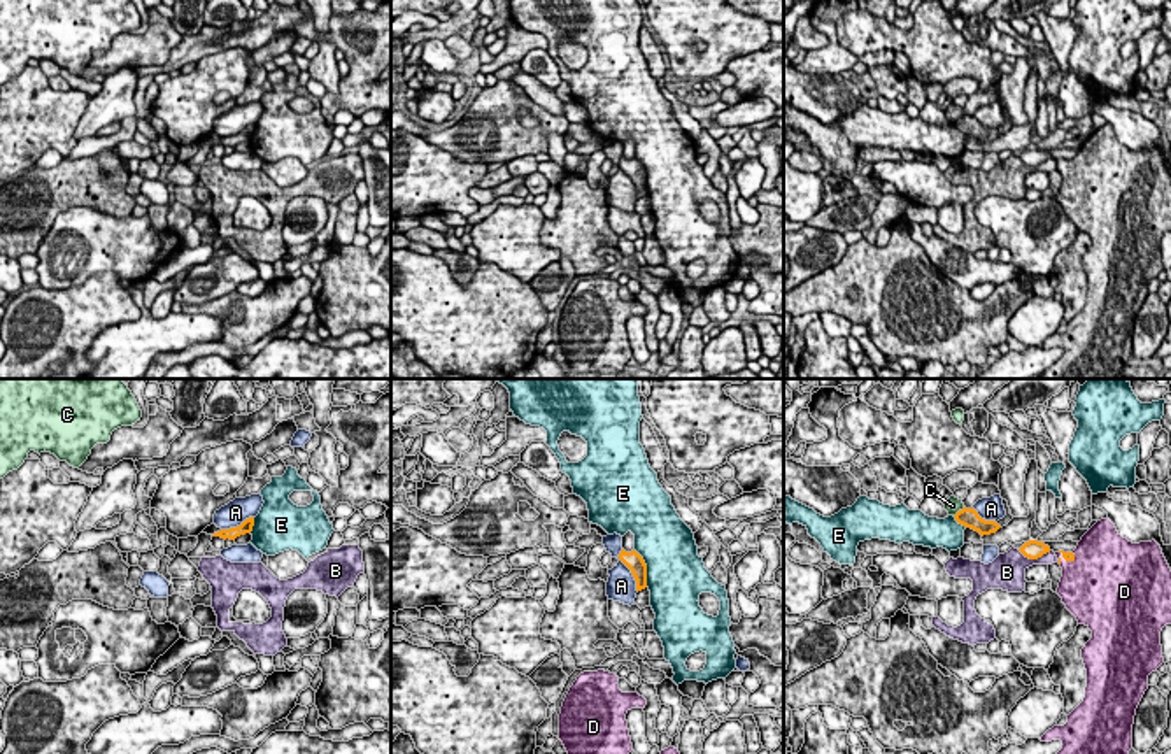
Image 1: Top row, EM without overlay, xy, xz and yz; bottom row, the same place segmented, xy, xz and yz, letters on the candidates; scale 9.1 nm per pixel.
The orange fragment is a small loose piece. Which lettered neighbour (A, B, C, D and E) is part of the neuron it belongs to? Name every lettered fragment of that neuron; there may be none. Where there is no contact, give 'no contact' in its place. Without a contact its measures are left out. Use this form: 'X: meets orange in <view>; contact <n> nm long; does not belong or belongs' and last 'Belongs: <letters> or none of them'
A: meets orange in xz; contact 420 nm long; does not belong
B: meets orange in yz; contact 320 nm long; does not belong
C: meets orange in yz; contact 140 nm long; does not belong
D: meets orange in yz; contact 190 nm long; belongs
E: meets orange in xz; contact 380 nm long; does not belong
Belongs: D

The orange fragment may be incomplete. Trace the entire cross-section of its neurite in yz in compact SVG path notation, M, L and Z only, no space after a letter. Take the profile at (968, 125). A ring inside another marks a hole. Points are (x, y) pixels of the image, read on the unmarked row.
M964 114L954 124L959 132L978 139L982 144L996 140L1001 135L996 128L982 126L975 116Z

